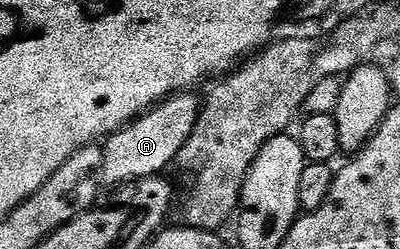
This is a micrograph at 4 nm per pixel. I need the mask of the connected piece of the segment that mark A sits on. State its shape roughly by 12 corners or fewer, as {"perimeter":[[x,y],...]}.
{"perimeter":[[182,91],[110,133],[104,184],[156,178],[191,139],[202,102]]}

